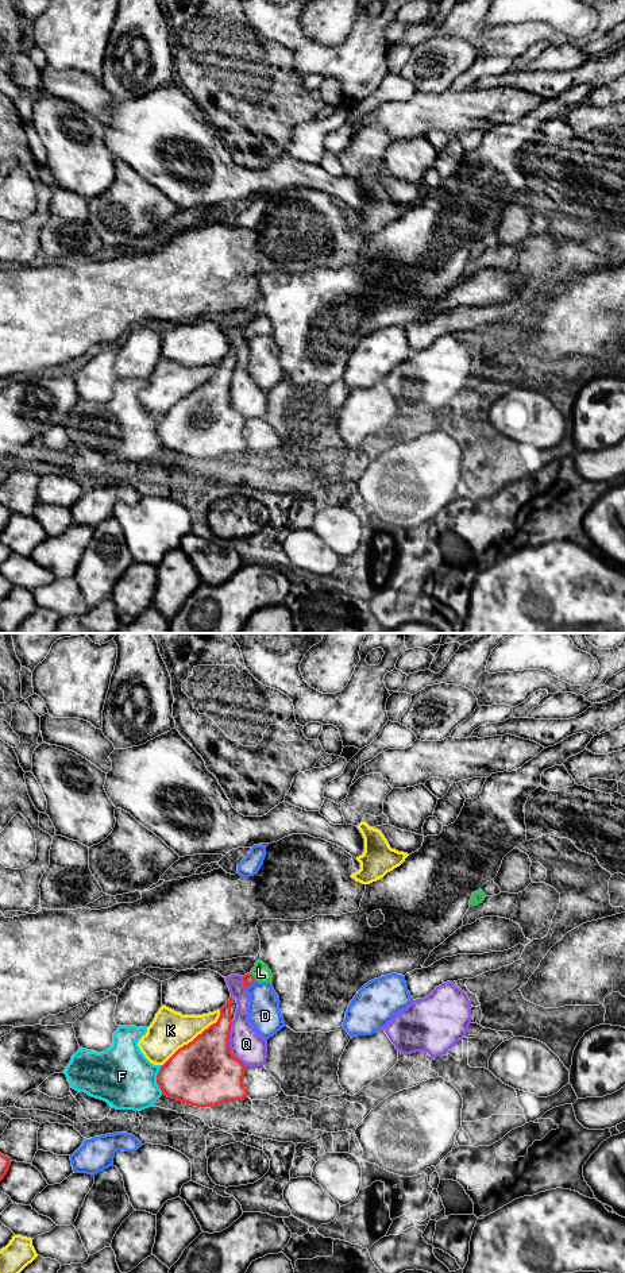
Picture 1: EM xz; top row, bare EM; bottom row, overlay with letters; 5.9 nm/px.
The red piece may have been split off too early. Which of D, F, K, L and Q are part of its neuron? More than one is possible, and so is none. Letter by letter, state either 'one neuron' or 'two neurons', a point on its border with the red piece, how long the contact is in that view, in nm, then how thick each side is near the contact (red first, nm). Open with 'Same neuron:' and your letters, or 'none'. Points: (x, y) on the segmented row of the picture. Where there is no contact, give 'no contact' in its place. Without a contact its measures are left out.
Same neuron: L
D: two neurons; contact xz (250, 984); length 80 nm; calibres 70 and 190 nm
F: two neurons; contact xz (157, 1080); length 180 nm; calibres 380 and 360 nm
K: two neurons; contact xz (196, 1037); length 480 nm; calibres 400 and 240 nm
L: one neuron; contact xz (253, 976); length 70 nm; calibres 70 and 100 nm
Q: two neurons; contact xz (228, 1045); length 300 nm; calibres 400 and 190 nm

